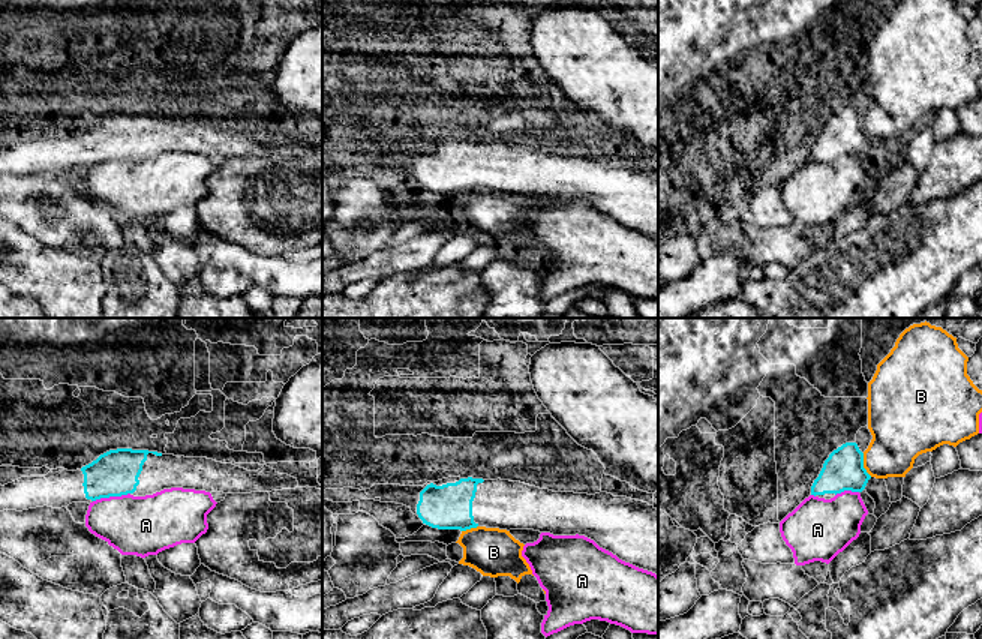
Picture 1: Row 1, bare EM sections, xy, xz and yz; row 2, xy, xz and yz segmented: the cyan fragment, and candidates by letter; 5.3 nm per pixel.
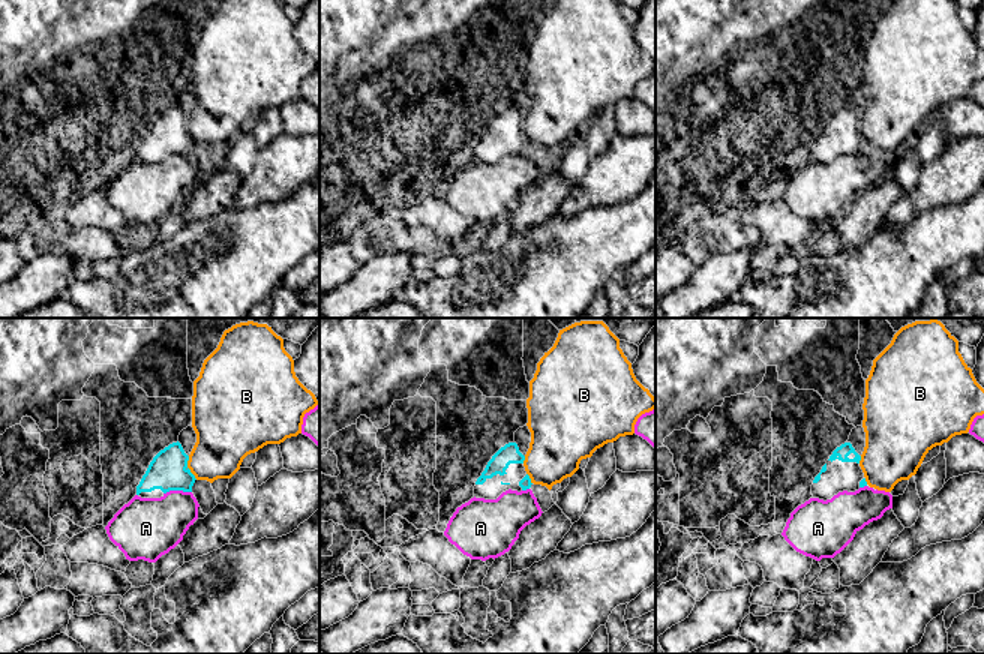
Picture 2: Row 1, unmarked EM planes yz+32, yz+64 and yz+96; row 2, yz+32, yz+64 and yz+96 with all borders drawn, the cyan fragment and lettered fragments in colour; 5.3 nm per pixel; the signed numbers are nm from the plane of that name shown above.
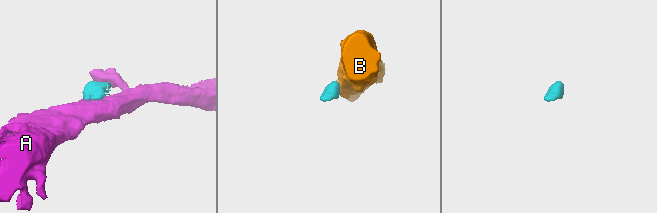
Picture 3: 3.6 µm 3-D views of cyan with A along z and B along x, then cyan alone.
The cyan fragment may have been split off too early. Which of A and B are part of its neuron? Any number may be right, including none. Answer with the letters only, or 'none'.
none

